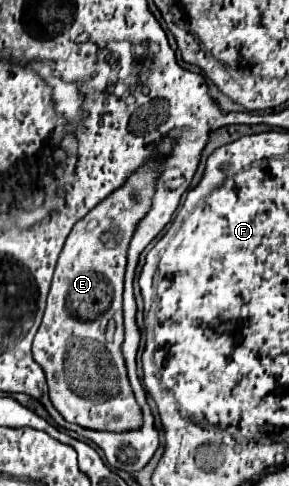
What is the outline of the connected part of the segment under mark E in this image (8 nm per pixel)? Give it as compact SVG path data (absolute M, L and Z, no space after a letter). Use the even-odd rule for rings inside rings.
M163 138L157 144L157 154L153 160L147 160L115 194L109 194L99 206L95 206L85 218L81 218L57 260L53 284L47 296L46 308L41 326L33 340L33 358L45 372L49 398L59 414L81 428L91 430L107 430L107 432L123 432L123 430L139 430L143 426L143 414L139 404L135 402L131 384L127 380L127 368L121 354L123 344L123 274L127 266L127 246L131 242L131 234L135 234L135 226L141 222L143 214L151 210L151 196L155 192L155 182L163 174L163 162L171 154L175 146L173 138Z

